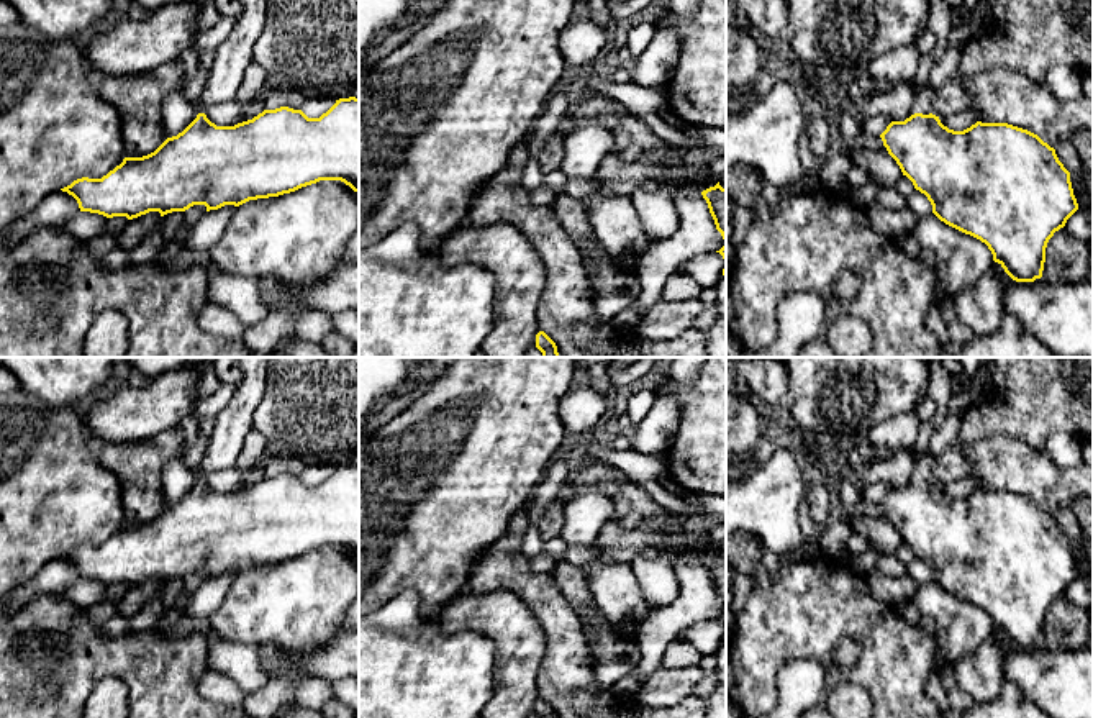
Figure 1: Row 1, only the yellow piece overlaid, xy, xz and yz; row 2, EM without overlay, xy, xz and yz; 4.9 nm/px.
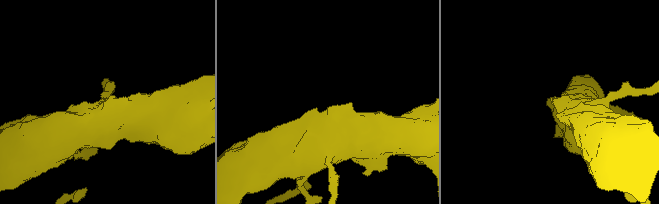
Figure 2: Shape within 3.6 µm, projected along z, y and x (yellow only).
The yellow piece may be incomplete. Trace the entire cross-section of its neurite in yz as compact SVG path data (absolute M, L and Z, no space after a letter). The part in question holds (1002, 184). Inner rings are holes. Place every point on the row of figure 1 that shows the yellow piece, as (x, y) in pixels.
M927 82L913 93L916 113L905 121L891 121L880 134L888 154L914 189L927 197L932 213L946 225L985 243L993 261L1013 280L1041 279L1049 239L1078 210L1070 172L1055 149L1037 134L1008 123L977 121L964 131L949 130L932 113L936 92Z

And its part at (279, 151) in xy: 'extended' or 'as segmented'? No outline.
extended

